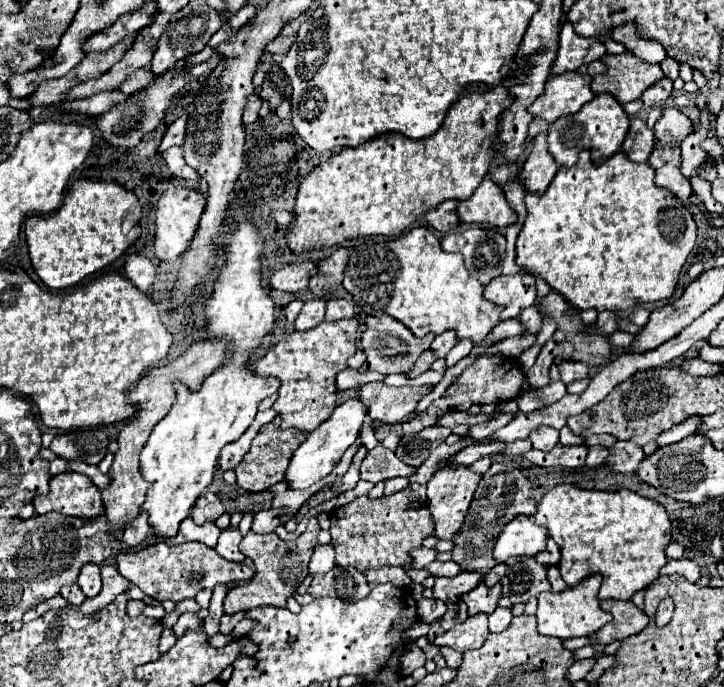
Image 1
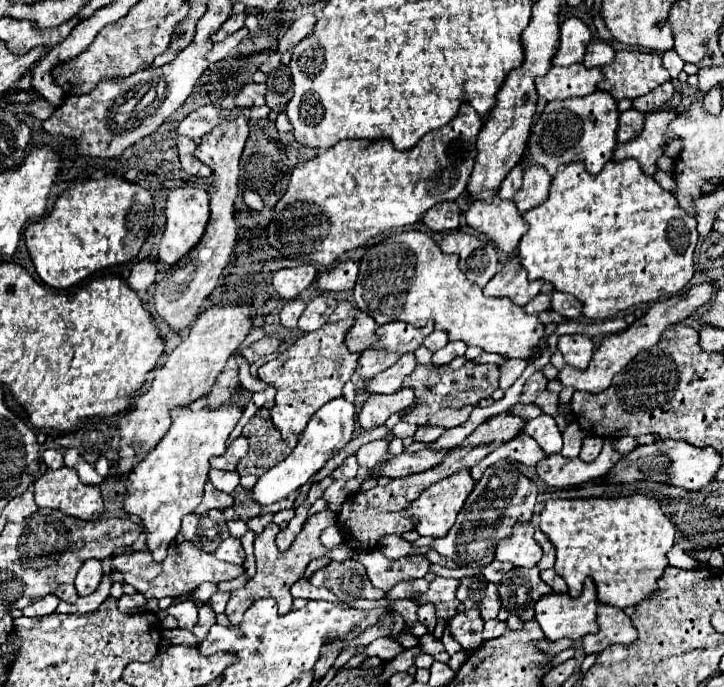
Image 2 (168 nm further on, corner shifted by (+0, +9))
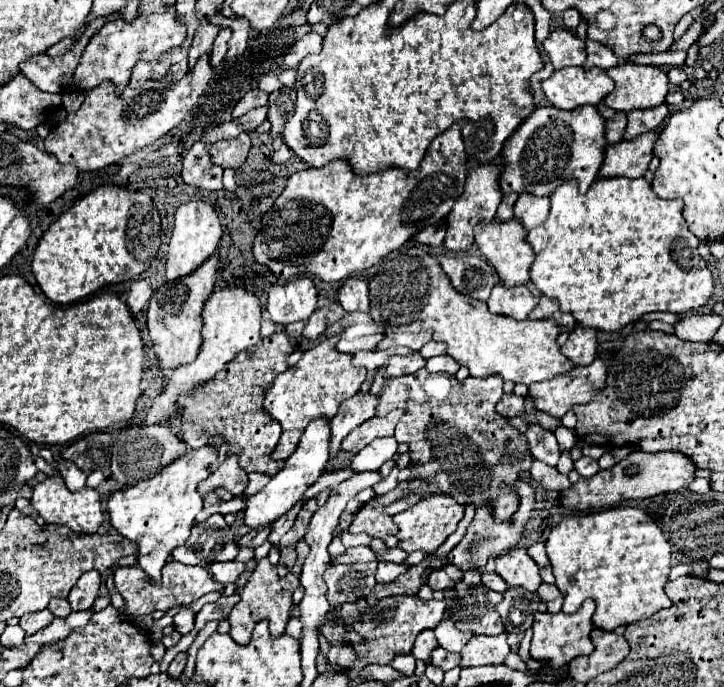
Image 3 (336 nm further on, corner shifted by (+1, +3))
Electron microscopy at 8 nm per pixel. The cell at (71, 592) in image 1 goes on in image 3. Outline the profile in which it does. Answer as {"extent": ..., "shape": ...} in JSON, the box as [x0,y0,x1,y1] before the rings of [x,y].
{"extent":[48,598,72,618],"shape":[[[54,598],[54,600],[50,600],[48,610],[50,610],[56,618],[66,618],[66,616],[72,612],[68,600],[64,600],[64,598]]]}

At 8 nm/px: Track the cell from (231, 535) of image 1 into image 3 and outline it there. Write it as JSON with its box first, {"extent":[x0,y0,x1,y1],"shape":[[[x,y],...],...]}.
{"extent":[210,560,246,584],"shape":[[[232,560],[232,562],[216,562],[210,566],[210,574],[216,582],[220,584],[230,584],[230,582],[236,582],[238,576],[246,570],[246,564],[238,562],[238,560]]]}

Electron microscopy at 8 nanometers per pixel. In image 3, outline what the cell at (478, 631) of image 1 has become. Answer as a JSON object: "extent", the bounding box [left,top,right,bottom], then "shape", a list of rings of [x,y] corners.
{"extent":[434,620,472,652],"shape":[[[442,620],[434,628],[434,634],[436,634],[438,646],[442,646],[448,652],[460,652],[466,646],[466,642],[470,640],[470,636],[472,636],[470,632],[456,630],[456,626],[454,626],[452,620]]]}

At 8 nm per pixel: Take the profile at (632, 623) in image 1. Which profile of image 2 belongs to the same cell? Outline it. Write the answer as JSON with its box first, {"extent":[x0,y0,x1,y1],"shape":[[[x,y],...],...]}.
{"extent":[583,604,637,654],"shape":[[[599,604],[597,608],[597,620],[599,620],[599,632],[587,634],[583,638],[583,650],[585,654],[601,652],[611,644],[631,644],[637,640],[635,626],[631,624],[631,618],[617,606]]]}

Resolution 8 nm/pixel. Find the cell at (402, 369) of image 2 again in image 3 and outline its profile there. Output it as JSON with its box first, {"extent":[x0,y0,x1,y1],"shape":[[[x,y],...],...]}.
{"extent":[330,392,378,462],"shape":[[[358,392],[350,400],[342,402],[338,414],[332,418],[332,434],[330,434],[330,462],[336,458],[340,450],[340,442],[362,422],[372,418],[376,414],[378,396],[372,396],[370,392]]]}

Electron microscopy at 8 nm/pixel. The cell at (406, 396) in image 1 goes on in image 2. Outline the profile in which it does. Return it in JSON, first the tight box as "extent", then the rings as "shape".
{"extent":[359,388,415,428],"shape":[[[401,388],[387,396],[369,396],[363,410],[359,412],[359,424],[363,428],[375,428],[385,424],[385,420],[399,410],[405,410],[415,400],[413,388]]]}

